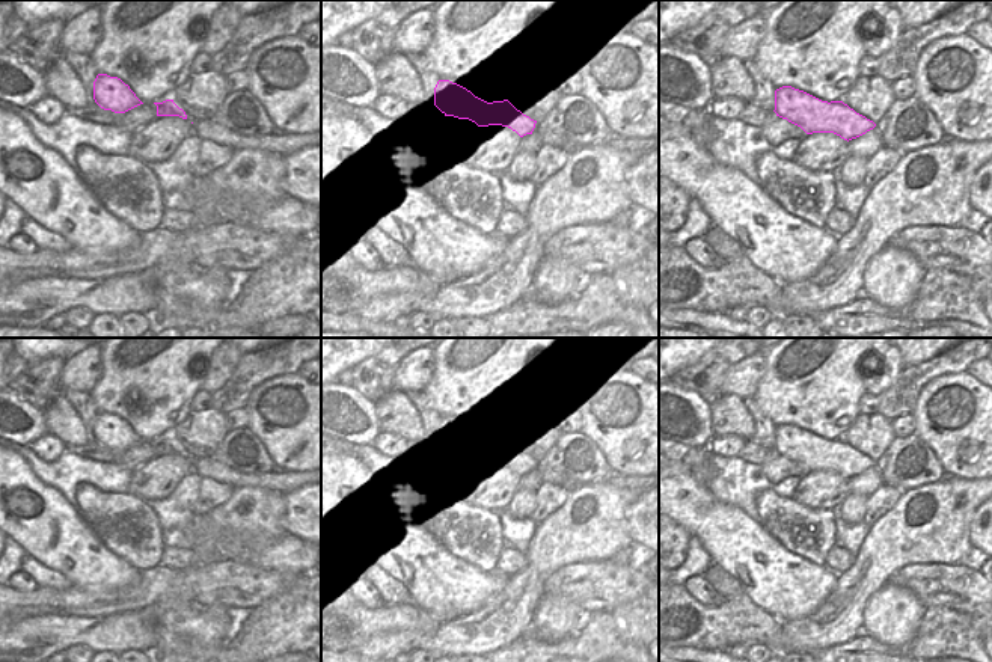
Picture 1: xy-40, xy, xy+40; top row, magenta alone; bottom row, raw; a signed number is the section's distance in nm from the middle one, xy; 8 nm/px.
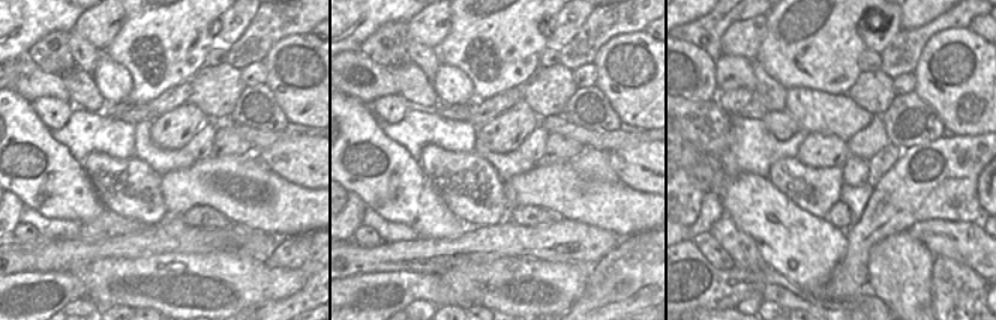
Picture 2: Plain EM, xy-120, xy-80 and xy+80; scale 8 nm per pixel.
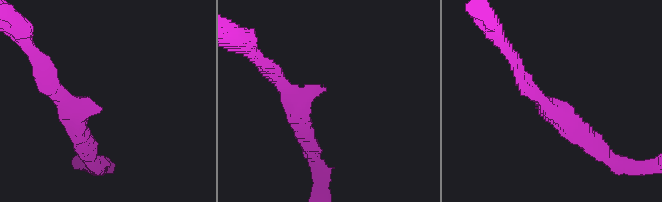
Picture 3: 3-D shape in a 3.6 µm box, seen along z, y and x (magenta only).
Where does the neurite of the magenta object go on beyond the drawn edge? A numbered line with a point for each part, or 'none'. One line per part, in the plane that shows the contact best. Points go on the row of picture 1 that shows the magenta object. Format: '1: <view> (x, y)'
none

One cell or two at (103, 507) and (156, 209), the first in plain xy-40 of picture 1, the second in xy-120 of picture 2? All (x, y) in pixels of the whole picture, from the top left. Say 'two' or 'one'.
one

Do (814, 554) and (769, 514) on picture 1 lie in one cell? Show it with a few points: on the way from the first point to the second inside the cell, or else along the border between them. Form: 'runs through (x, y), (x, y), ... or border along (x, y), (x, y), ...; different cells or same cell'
runs through (804, 542), (781, 519); same cell

